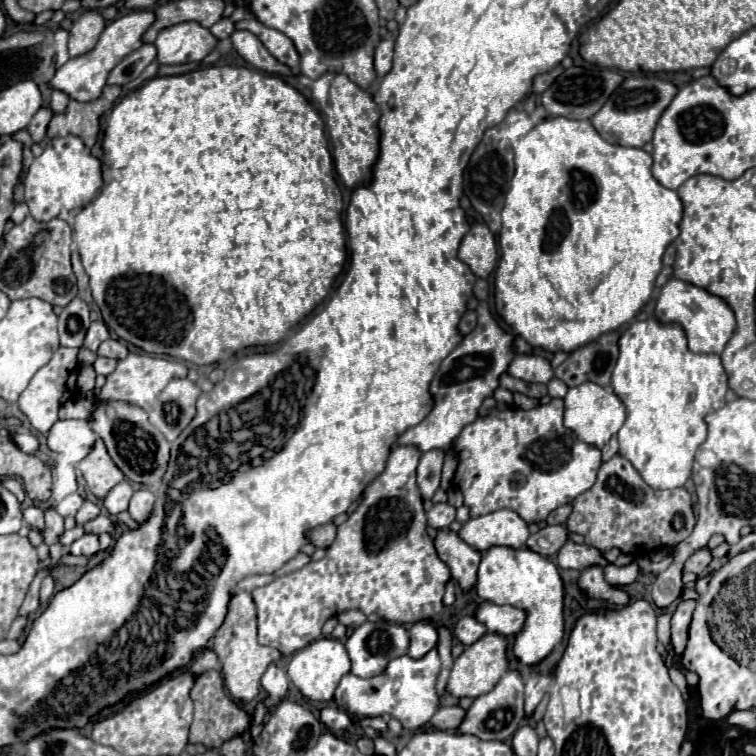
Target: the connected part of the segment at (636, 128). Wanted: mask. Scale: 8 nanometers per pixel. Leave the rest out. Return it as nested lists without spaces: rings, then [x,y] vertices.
[[[642,74],[630,76],[620,84],[620,88],[616,88],[616,92],[602,106],[602,110],[594,114],[592,124],[600,132],[600,136],[604,136],[604,140],[608,140],[610,144],[642,148],[652,140],[654,128],[662,112],[674,100],[676,92],[678,92],[678,86],[668,80],[662,80],[656,76],[642,76]]]

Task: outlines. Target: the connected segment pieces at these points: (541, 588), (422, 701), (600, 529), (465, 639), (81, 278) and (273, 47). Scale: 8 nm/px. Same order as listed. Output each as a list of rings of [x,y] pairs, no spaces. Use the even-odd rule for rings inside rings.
[[[492,546],[482,552],[478,566],[476,592],[480,598],[494,604],[510,604],[528,612],[524,628],[514,638],[514,654],[524,664],[538,664],[564,636],[564,612],[562,612],[562,580],[554,562],[538,552],[522,546]]]
[[[432,648],[426,656],[418,660],[410,656],[400,656],[396,660],[390,660],[388,670],[378,676],[358,678],[354,674],[346,674],[336,688],[334,702],[338,706],[344,706],[344,710],[356,718],[390,714],[392,718],[400,720],[404,728],[416,730],[428,724],[440,708],[440,698],[436,694],[436,678],[440,674],[440,668],[442,664],[436,648]]]
[[[618,454],[602,464],[596,484],[580,494],[572,506],[574,510],[566,522],[568,530],[582,534],[588,546],[600,548],[602,552],[618,548],[626,554],[646,556],[658,546],[676,548],[696,526],[692,498],[686,488],[656,490],[648,486],[638,470]]]
[[[464,616],[458,620],[456,628],[454,628],[454,636],[464,644],[470,646],[474,644],[480,636],[486,634],[486,626],[482,622],[478,622],[474,616]]]
[[[72,252],[72,268],[74,268],[74,274],[78,278],[78,290],[80,290],[80,298],[84,302],[92,302],[92,296],[90,296],[90,288],[88,288],[88,276],[80,264],[80,254],[78,252]]]
[[[242,20],[242,22],[238,22],[236,24],[236,28],[246,28],[246,30],[250,30],[250,32],[254,32],[260,40],[262,40],[262,44],[268,48],[268,52],[276,58],[276,60],[280,60],[282,64],[286,64],[286,66],[290,66],[290,68],[296,68],[298,66],[298,52],[296,52],[296,48],[294,48],[294,44],[292,44],[292,40],[286,36],[286,34],[282,34],[282,32],[278,32],[278,30],[274,30],[274,28],[268,28],[268,26],[264,26],[260,20]]]

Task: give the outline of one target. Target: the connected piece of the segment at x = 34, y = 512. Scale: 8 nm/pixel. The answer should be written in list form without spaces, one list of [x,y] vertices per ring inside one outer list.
[[[30,506],[23,510],[26,522],[32,527],[43,532],[45,528],[44,511],[37,506]]]

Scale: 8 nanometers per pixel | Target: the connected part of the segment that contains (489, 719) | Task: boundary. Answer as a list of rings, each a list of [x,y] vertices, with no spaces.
[[[508,670],[496,688],[484,696],[478,696],[474,704],[468,708],[468,716],[464,724],[460,724],[458,732],[468,732],[478,736],[480,740],[508,740],[520,724],[524,724],[524,678],[518,670]]]

